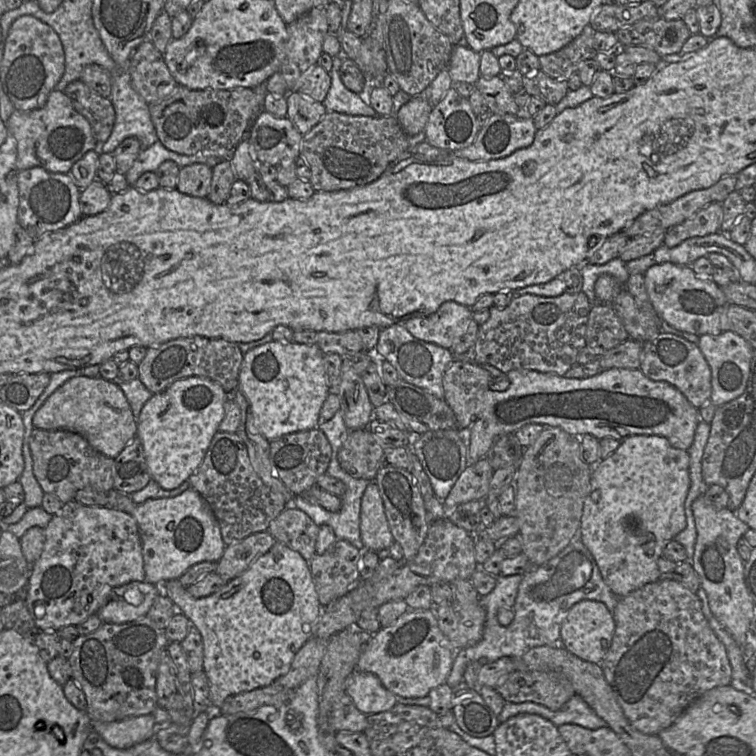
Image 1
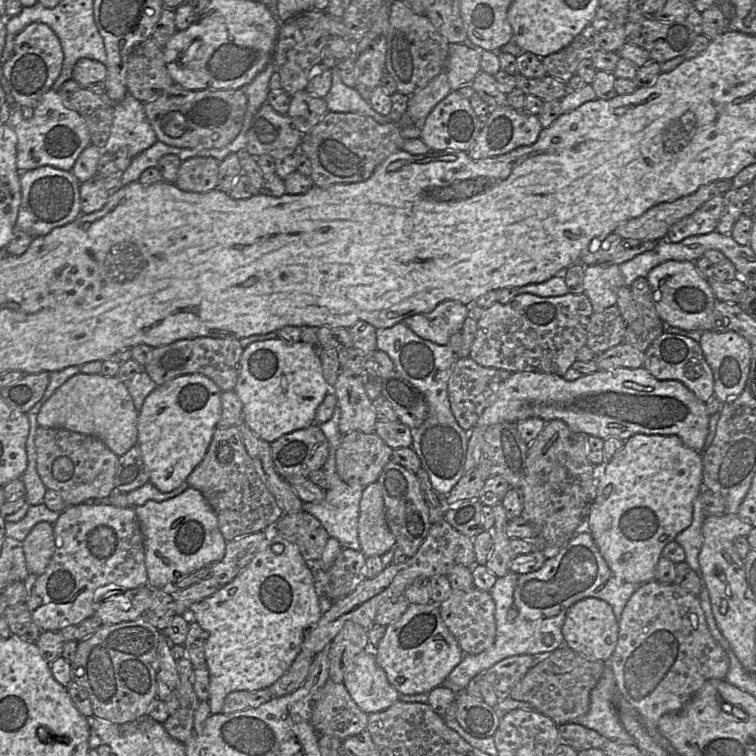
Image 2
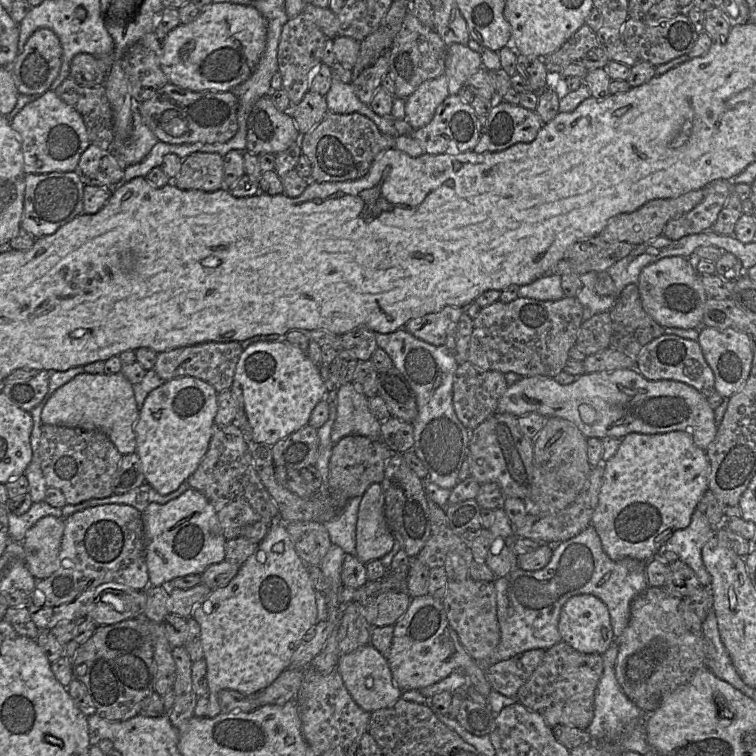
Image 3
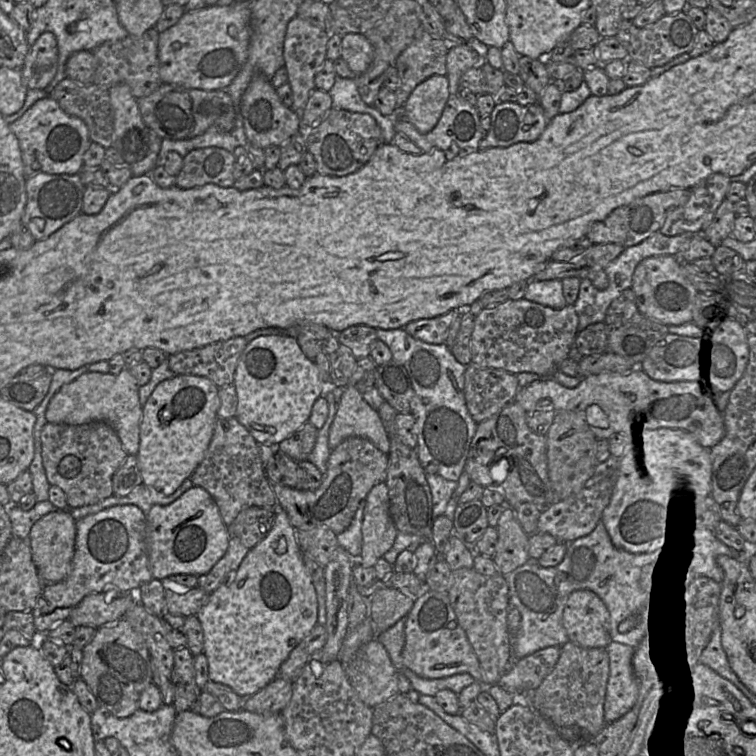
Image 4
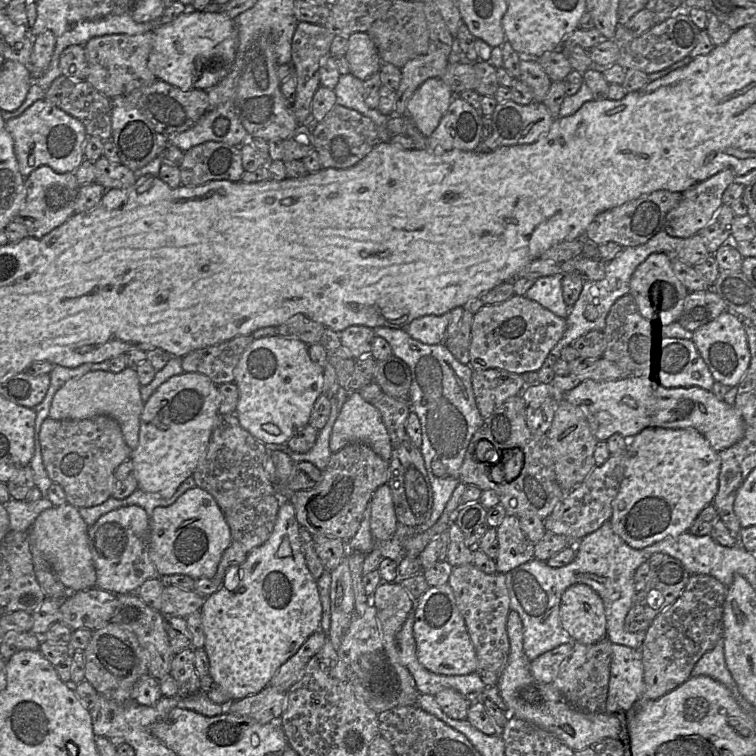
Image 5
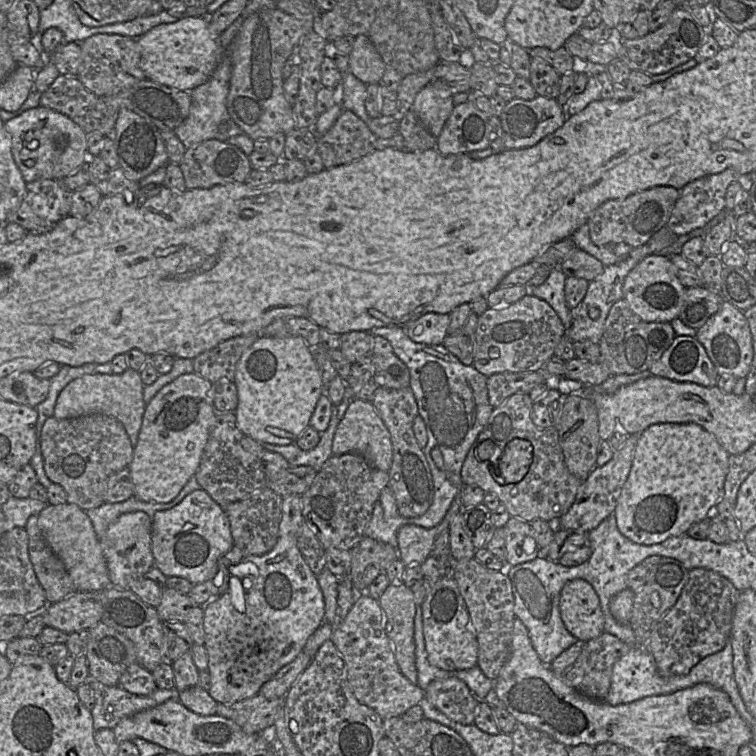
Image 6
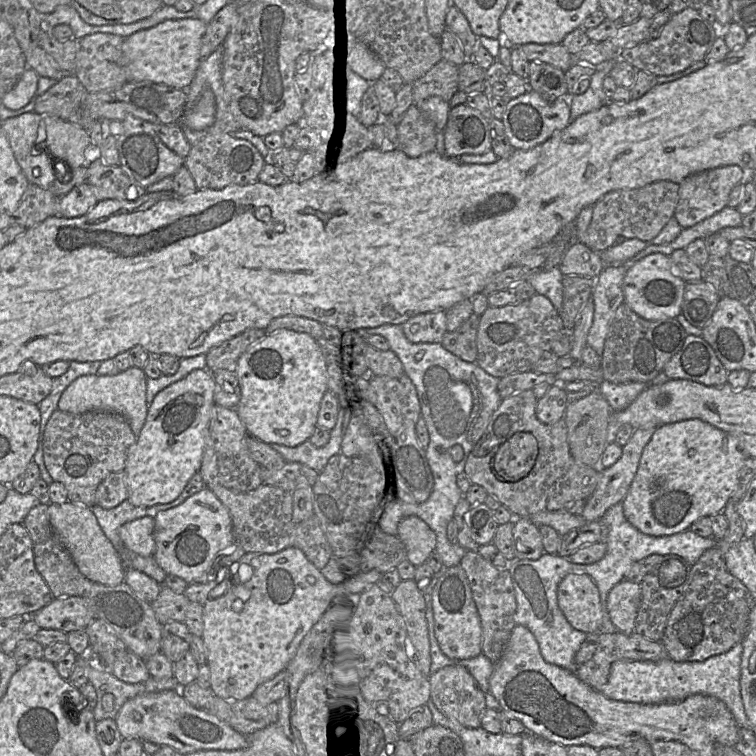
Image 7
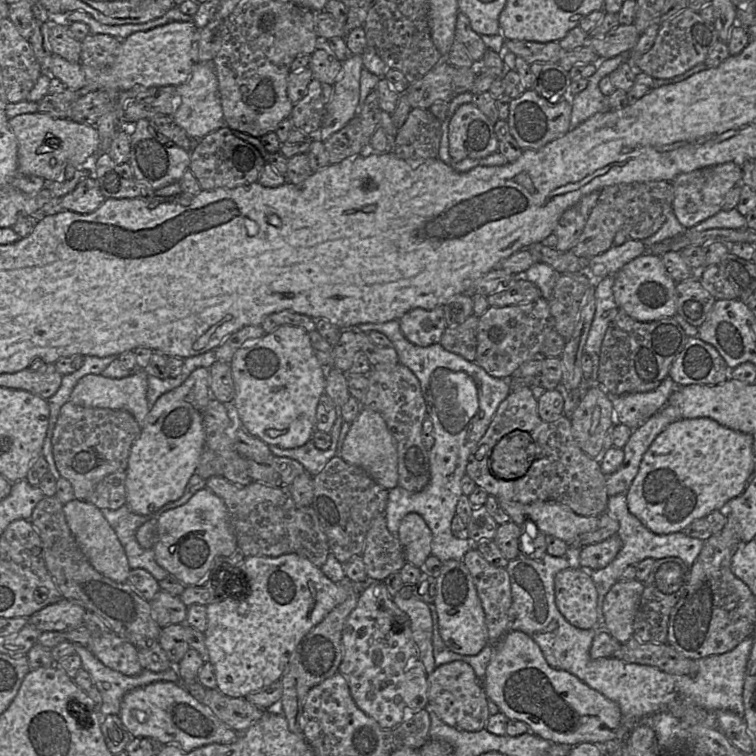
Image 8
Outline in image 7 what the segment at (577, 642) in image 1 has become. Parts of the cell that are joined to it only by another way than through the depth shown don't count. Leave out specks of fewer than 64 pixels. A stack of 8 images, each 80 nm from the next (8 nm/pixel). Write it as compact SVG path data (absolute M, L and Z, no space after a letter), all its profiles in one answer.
M569 574L558 586L558 606L570 625L584 633L600 633L602 607L599 590L586 574Z

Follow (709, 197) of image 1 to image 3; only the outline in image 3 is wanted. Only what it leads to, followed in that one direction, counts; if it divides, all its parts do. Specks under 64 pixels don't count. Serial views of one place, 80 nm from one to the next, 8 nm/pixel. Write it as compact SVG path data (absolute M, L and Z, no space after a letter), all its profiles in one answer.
M704 189L693 190L675 198L654 199L631 213L621 213L613 217L597 236L606 243L628 242L635 245L662 235L668 221L675 219L696 207L704 198Z

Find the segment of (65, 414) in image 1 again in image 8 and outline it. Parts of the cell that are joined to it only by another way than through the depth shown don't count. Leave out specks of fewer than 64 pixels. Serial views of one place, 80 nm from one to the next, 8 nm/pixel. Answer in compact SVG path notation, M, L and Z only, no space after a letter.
M135 369L123 378L109 378L101 374L87 374L79 379L70 394L69 401L86 408L104 408L129 412L142 428L150 411L147 400L147 371Z

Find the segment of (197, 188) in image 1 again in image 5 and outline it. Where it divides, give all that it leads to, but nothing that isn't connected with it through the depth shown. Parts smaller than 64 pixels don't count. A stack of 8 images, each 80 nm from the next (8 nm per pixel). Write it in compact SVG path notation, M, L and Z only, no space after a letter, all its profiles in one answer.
M215 141L205 142L186 151L179 169L181 184L186 187L216 180L239 182L245 172L241 150Z

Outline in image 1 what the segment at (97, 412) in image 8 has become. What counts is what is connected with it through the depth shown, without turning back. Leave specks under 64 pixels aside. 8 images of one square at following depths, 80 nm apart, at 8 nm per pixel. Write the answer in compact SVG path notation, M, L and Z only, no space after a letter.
M34 428L30 437L30 450L33 459L34 476L44 493L56 496L63 504L73 501L75 494L82 489L97 491L114 489L115 460L95 450L79 433L67 430L44 430Z

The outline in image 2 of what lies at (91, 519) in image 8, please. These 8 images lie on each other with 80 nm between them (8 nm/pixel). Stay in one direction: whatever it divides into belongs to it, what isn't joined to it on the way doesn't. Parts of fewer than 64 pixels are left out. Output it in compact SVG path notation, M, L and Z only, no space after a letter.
M37 523L22 542L26 564L31 575L45 572L55 551L53 524Z

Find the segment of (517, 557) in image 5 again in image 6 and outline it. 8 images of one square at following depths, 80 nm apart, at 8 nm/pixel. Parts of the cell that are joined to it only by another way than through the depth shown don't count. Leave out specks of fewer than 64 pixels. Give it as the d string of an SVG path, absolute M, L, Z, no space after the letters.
M511 517L503 528L506 534L507 567L532 561L540 556L541 550L528 522Z

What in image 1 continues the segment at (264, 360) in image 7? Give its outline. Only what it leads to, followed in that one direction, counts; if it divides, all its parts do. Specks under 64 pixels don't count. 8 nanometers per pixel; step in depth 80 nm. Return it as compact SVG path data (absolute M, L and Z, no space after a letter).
M275 340L244 354L238 389L249 402L254 426L269 442L287 434L317 427L320 410L329 394L323 356L317 344L282 343Z

